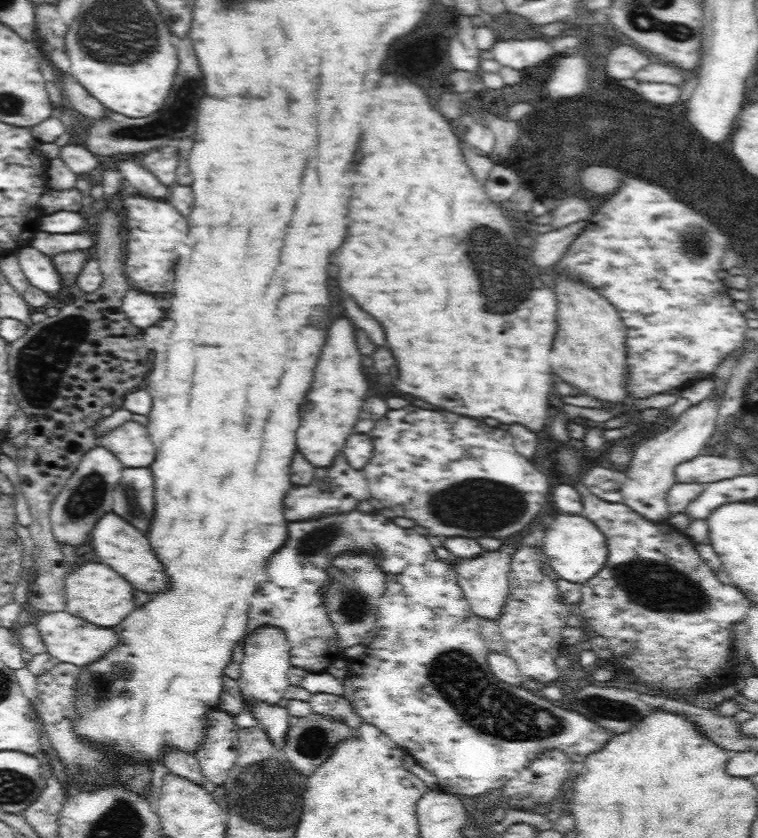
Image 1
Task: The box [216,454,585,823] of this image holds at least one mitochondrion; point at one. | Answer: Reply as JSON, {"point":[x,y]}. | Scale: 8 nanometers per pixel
{"point":[460,679]}

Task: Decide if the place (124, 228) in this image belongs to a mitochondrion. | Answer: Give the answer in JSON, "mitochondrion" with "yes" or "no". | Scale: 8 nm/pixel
{"mitochondrion":"no"}

